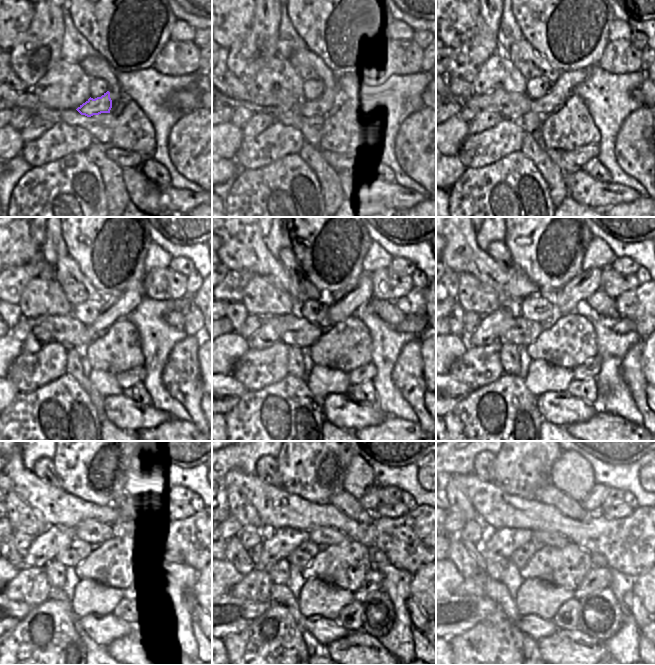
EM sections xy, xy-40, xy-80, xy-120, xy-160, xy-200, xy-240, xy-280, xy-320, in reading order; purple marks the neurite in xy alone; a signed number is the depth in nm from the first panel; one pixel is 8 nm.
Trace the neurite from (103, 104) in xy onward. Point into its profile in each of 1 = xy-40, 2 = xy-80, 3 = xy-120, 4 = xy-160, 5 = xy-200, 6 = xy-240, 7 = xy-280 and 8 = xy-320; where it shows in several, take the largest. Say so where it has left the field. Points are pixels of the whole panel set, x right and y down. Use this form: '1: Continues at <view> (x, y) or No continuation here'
1: Continues at xy-40 (330, 99)
2: Continues at xy-80 (564, 87)
3: Continues at xy-120 (118, 305)
4: Continues at xy-160 (348, 301)
5: Continues at xy-200 (571, 297)
6: Continues at xy-240 (132, 505)
7: Continues at xy-280 (370, 501)
8: Continues at xy-320 (593, 502).

